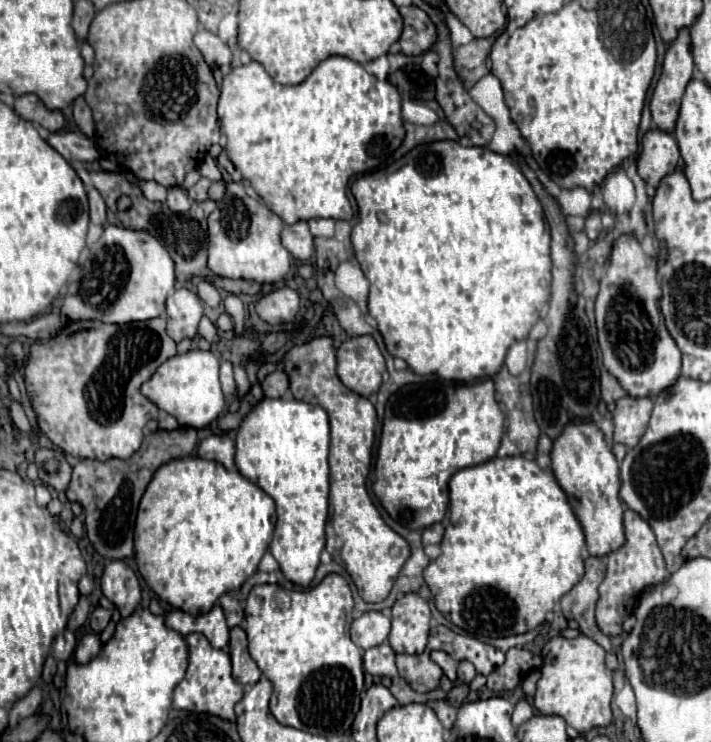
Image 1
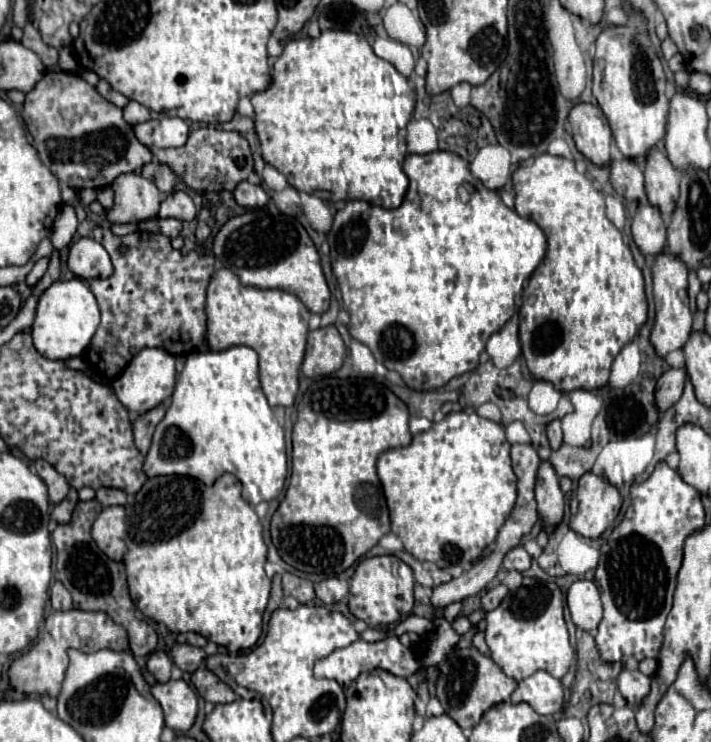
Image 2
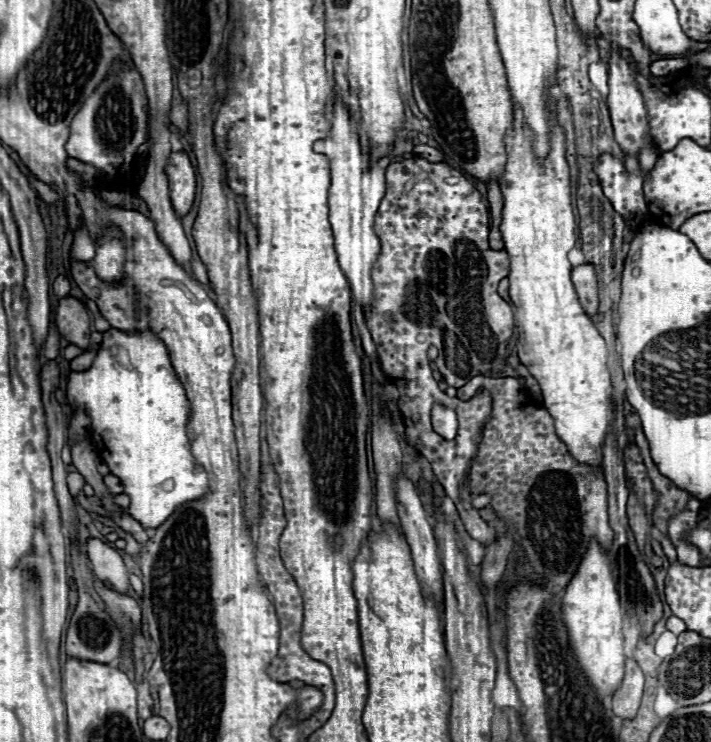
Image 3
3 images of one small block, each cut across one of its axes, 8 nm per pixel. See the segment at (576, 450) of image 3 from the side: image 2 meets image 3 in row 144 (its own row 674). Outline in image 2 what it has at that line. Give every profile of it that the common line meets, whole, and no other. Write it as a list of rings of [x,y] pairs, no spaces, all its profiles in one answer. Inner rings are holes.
[[[510,572],[504,584],[510,588],[508,596],[486,616],[486,642],[490,646],[492,660],[516,682],[538,670],[546,670],[554,678],[562,678],[574,660],[574,648],[568,640],[564,596],[560,588],[552,580],[524,578],[518,572]]]

